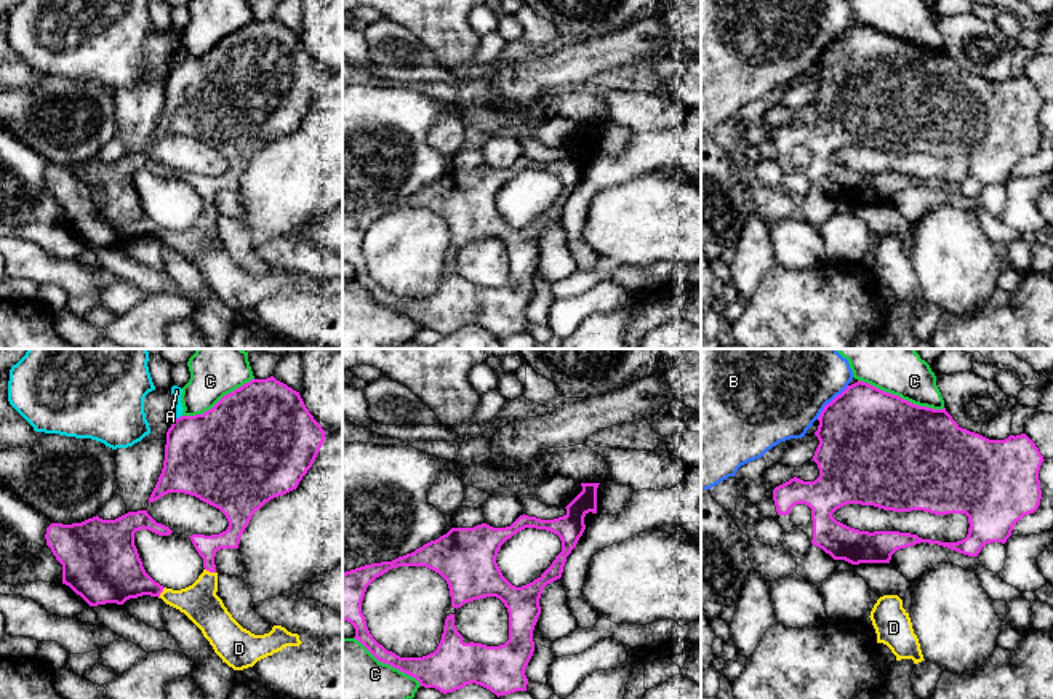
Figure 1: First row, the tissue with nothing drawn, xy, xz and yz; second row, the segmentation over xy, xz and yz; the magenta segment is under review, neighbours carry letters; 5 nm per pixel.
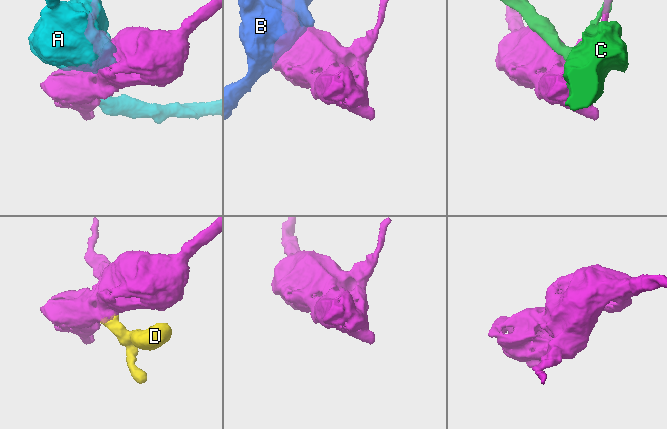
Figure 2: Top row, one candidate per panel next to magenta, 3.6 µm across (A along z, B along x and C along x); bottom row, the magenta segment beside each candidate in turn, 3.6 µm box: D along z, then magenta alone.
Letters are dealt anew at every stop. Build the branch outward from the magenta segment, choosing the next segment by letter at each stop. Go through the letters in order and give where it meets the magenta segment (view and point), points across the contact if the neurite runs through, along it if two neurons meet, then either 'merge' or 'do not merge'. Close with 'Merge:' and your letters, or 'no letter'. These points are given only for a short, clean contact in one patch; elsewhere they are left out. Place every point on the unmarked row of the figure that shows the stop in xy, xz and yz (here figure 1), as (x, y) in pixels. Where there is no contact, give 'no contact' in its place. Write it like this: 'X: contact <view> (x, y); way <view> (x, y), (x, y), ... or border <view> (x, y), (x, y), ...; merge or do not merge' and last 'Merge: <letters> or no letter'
A: contact xy (178, 59); do not merge
B: contact yz (832, 42); do not merge
C: contact yz (900, 39); do not merge
D: contact xy (210, 213); way xy (207, 187), (210, 213), (199, 243); merge
Merge: D

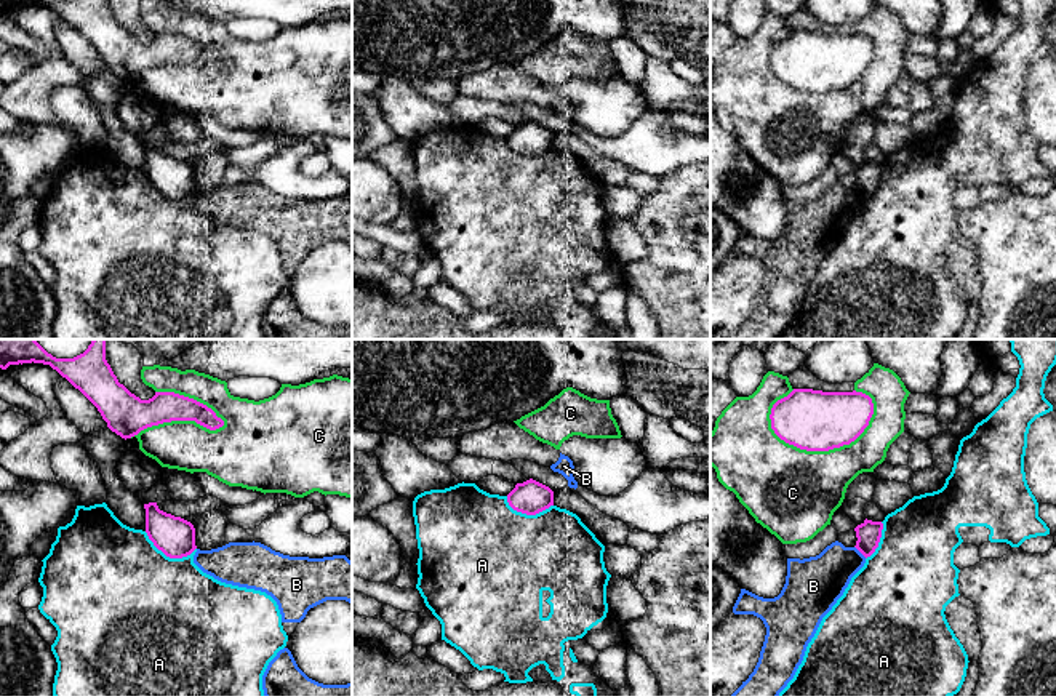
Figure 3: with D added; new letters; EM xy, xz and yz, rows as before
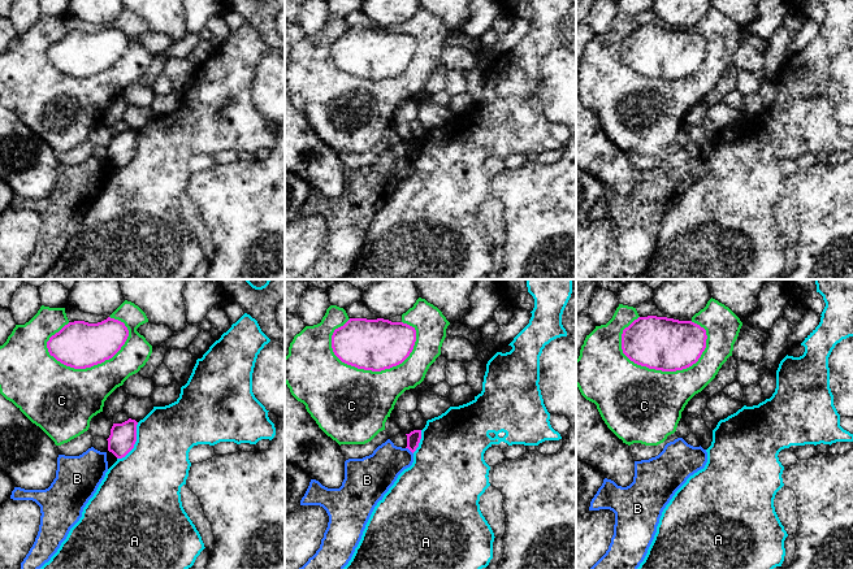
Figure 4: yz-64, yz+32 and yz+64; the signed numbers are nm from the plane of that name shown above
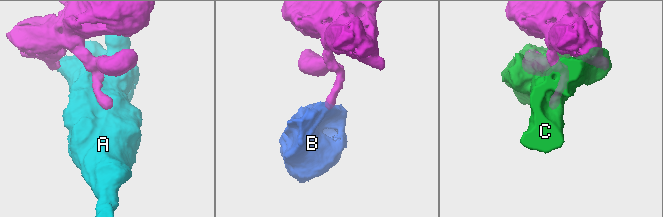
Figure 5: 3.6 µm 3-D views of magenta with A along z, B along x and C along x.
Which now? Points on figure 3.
A: contact xy (168, 197); do not merge
B: contact yz (861, 194); do not merge
C: contact yz (832, 90); do not merge
Merge: no letter

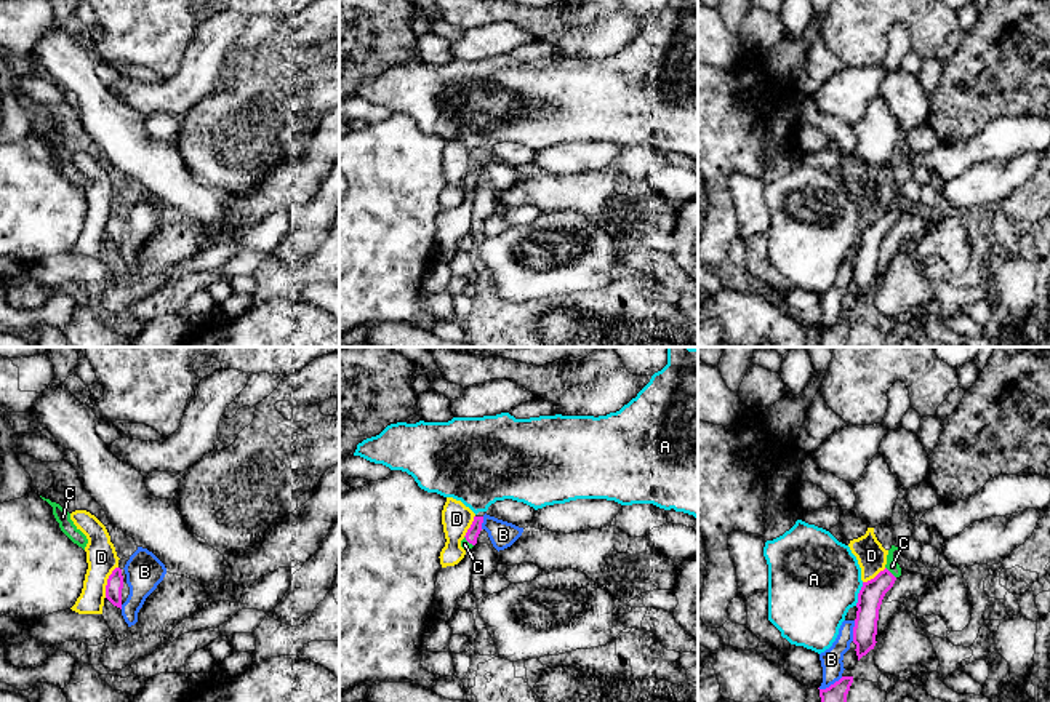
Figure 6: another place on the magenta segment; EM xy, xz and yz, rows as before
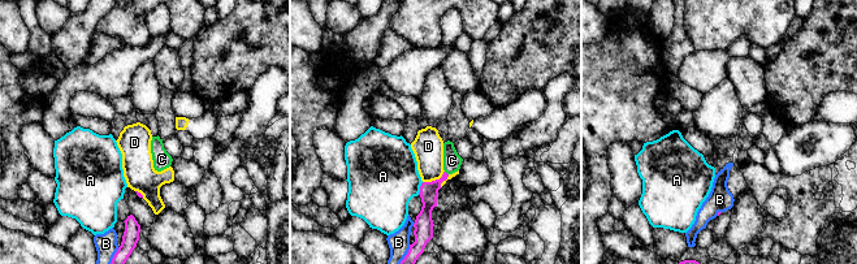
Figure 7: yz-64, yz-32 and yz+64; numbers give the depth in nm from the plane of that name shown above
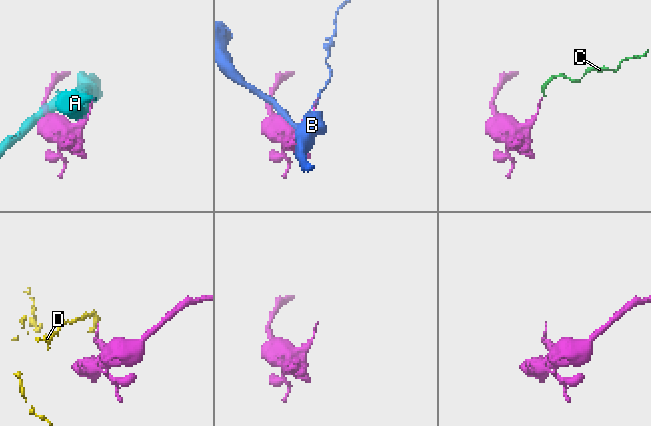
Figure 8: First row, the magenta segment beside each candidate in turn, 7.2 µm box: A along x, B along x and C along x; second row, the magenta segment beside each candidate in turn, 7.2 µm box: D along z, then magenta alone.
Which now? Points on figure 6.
A: contact yz (858, 235); do not merge
B: contact yz (853, 272); do not merge
C: contact yz (890, 215); way yz (869, 240), (890, 215), (892, 208); merge
D: contact xy (108, 224); border xy (117, 208), (108, 221), (104, 239); do not merge
Merge: C

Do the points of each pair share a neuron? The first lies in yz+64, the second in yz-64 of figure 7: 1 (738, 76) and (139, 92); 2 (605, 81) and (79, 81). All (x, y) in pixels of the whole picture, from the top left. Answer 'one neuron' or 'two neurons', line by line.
1: two neurons
2: two neurons

